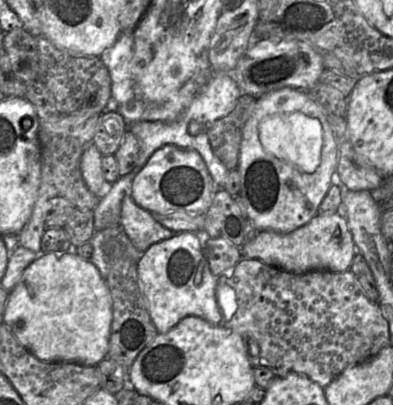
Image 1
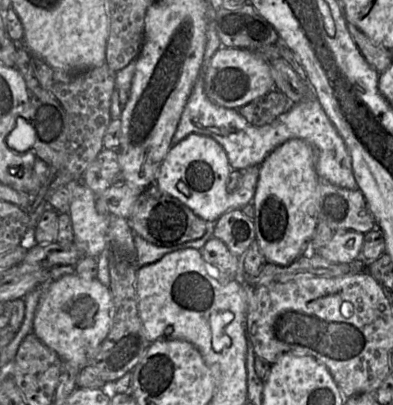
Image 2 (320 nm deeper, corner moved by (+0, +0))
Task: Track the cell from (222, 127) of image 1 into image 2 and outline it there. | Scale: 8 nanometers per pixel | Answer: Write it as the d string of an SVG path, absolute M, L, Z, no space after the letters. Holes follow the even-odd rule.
M273 89L249 104L238 109L239 113L254 126L264 126L288 112L293 102L280 90Z

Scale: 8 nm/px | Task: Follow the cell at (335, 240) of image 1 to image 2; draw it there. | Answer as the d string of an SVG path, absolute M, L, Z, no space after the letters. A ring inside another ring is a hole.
M353 230L334 231L330 242L315 253L336 264L351 264L361 257L364 234Z

